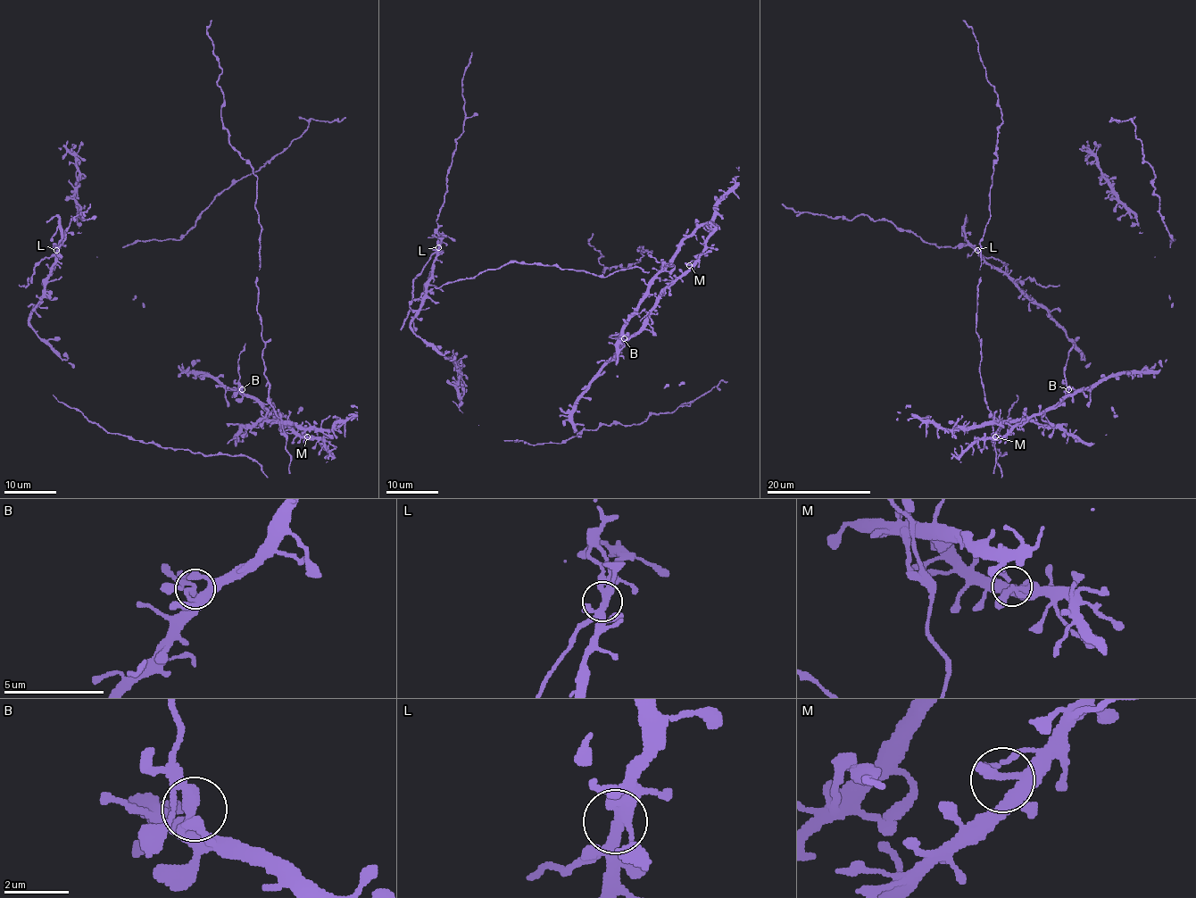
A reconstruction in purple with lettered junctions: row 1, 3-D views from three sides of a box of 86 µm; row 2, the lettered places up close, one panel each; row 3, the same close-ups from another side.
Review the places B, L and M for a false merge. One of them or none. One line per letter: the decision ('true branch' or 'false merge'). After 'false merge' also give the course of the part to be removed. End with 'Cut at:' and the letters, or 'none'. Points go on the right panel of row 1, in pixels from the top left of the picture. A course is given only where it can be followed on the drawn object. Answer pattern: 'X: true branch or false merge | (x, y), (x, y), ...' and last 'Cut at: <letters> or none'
B: false merge | (1067, 389), (1064, 366), (1073, 343)
L: true branch
M: true branch
Cut at: B

